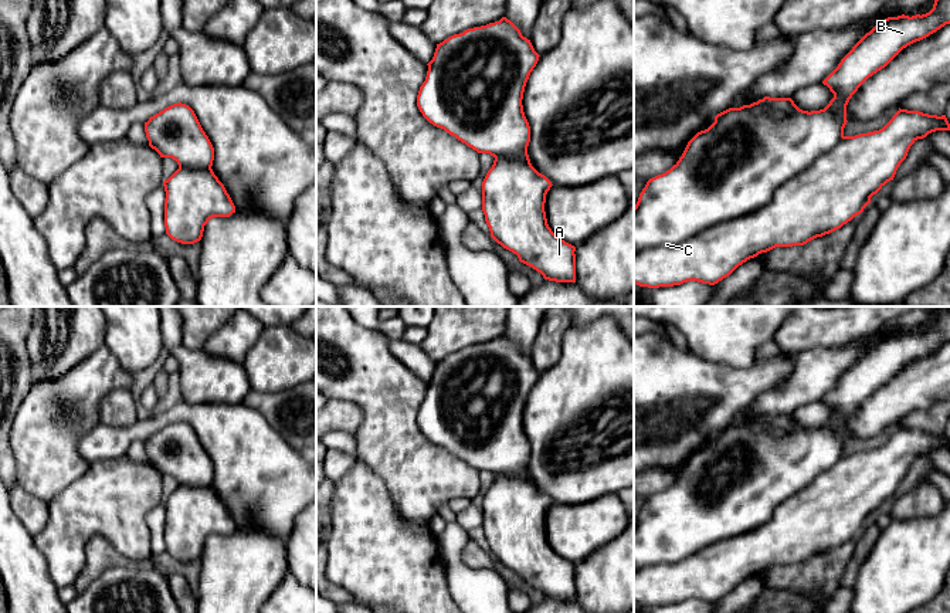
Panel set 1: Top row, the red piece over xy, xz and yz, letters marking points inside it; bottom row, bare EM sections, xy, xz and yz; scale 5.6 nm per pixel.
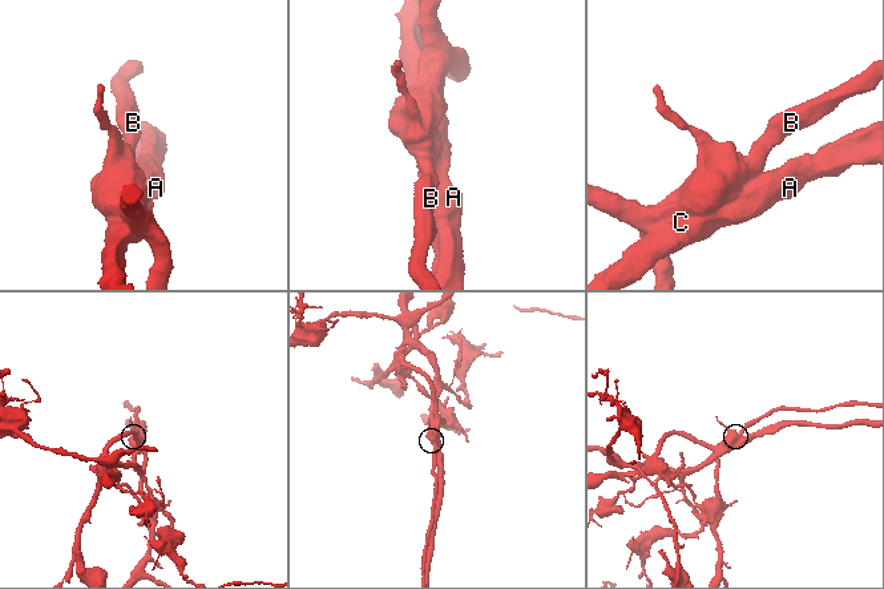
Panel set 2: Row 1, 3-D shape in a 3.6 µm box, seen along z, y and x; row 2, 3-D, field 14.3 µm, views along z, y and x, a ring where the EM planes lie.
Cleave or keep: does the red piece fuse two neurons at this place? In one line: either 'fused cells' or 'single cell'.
fused cells

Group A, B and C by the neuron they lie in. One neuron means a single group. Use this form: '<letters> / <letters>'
A / B C

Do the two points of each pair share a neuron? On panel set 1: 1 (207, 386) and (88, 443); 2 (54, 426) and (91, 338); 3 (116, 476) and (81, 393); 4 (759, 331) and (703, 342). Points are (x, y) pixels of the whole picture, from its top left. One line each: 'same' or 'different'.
1: different
2: different
3: different
4: same

